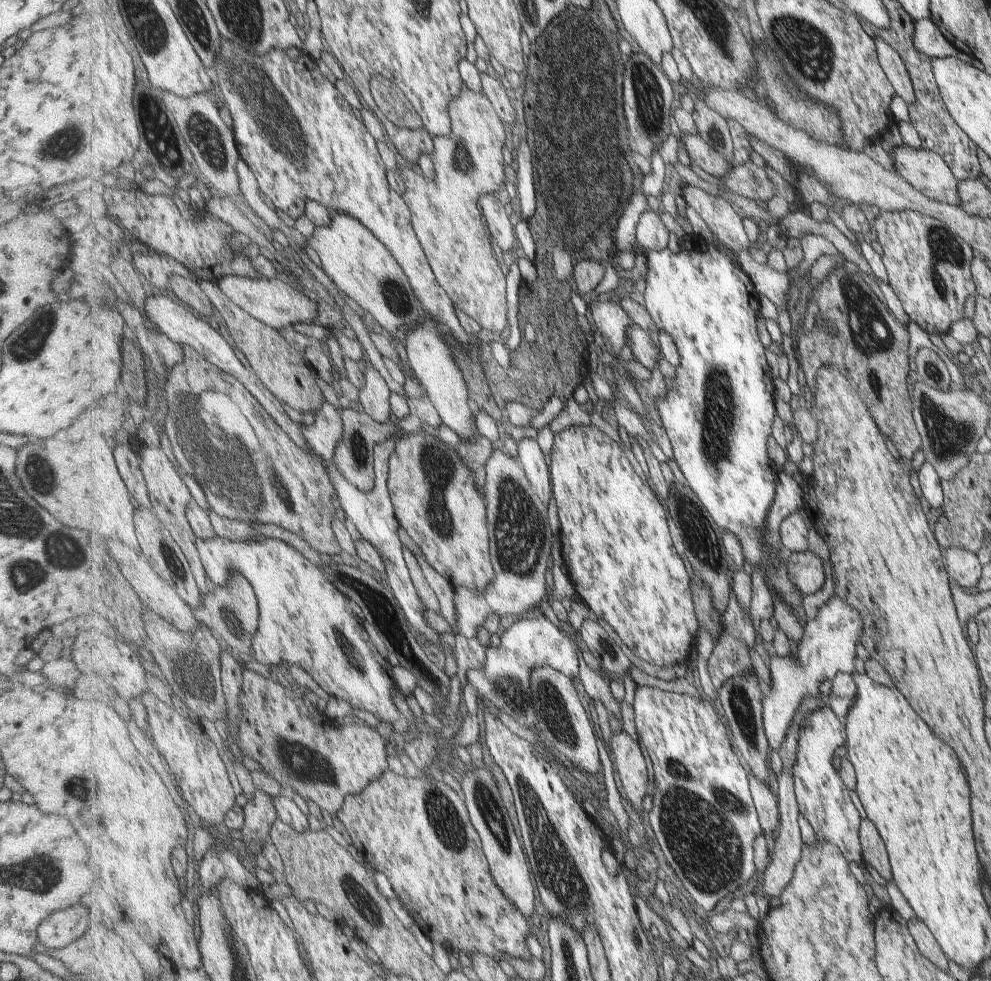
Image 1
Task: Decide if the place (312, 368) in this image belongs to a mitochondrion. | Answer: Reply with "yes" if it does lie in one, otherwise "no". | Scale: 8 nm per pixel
no

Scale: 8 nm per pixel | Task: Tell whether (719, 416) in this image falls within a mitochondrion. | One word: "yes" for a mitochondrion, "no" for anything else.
yes

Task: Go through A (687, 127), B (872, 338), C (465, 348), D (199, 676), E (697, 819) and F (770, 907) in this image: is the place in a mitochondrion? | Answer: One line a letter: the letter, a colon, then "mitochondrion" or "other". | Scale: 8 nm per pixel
A: other
B: mitochondrion
C: other
D: mitochondrion
E: mitochondrion
F: other

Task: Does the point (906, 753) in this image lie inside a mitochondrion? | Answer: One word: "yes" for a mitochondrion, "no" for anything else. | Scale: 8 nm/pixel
no

